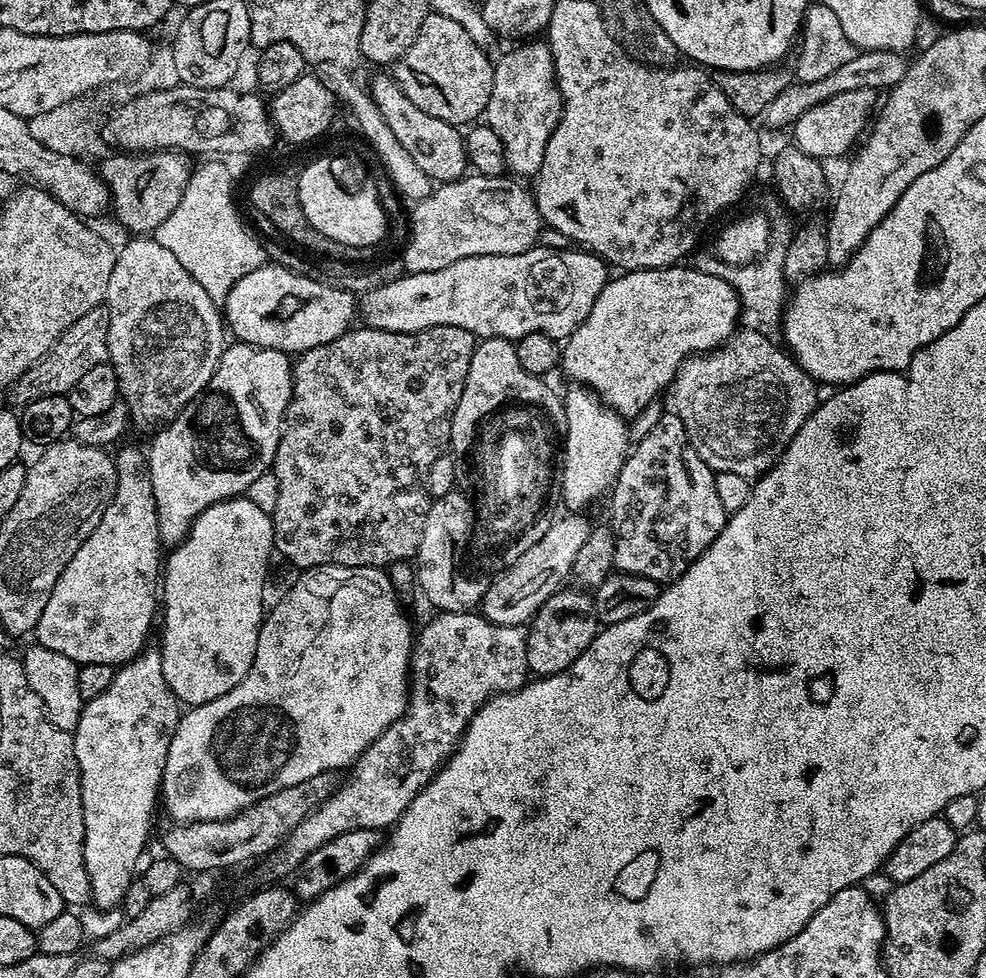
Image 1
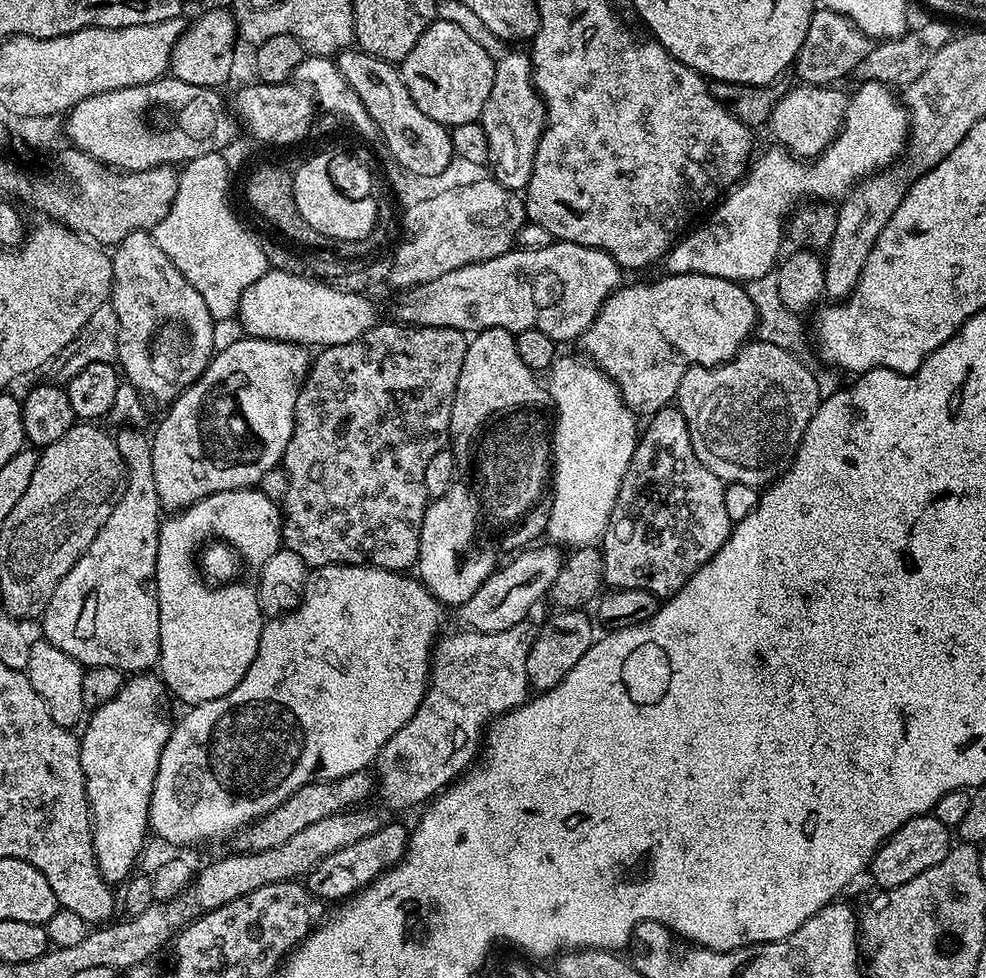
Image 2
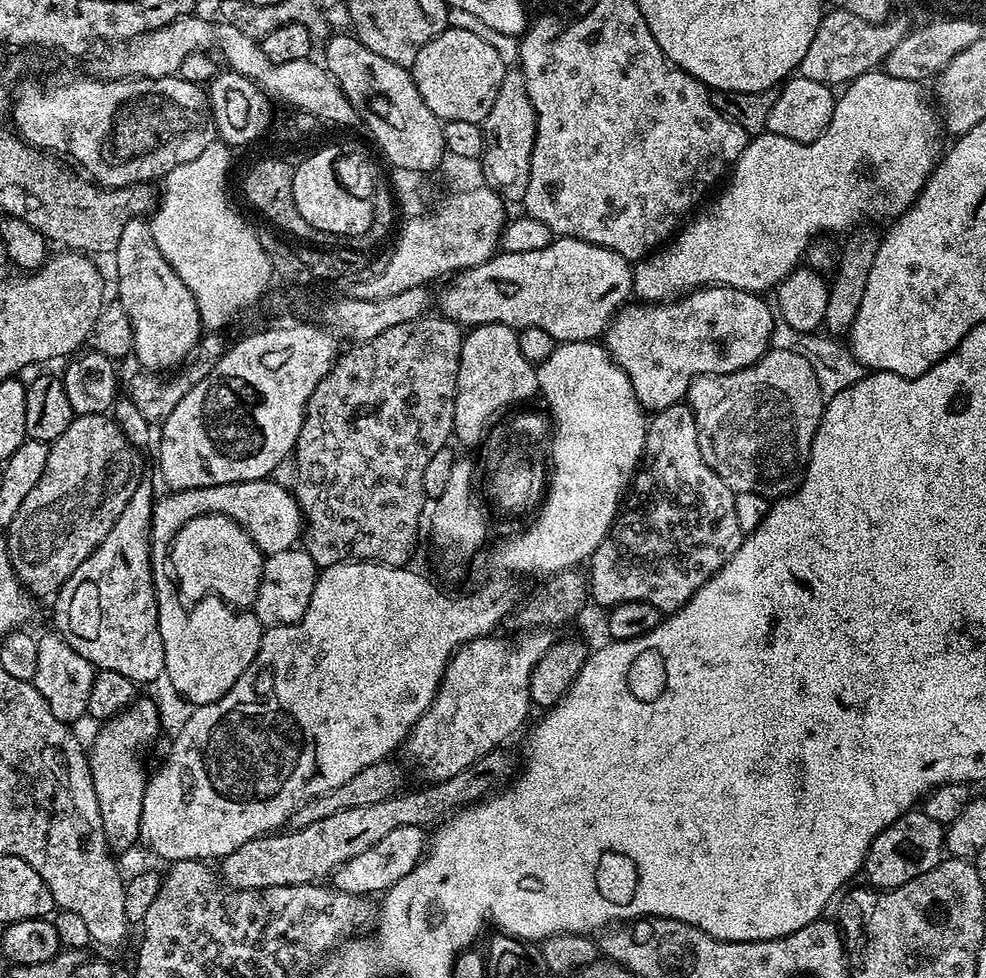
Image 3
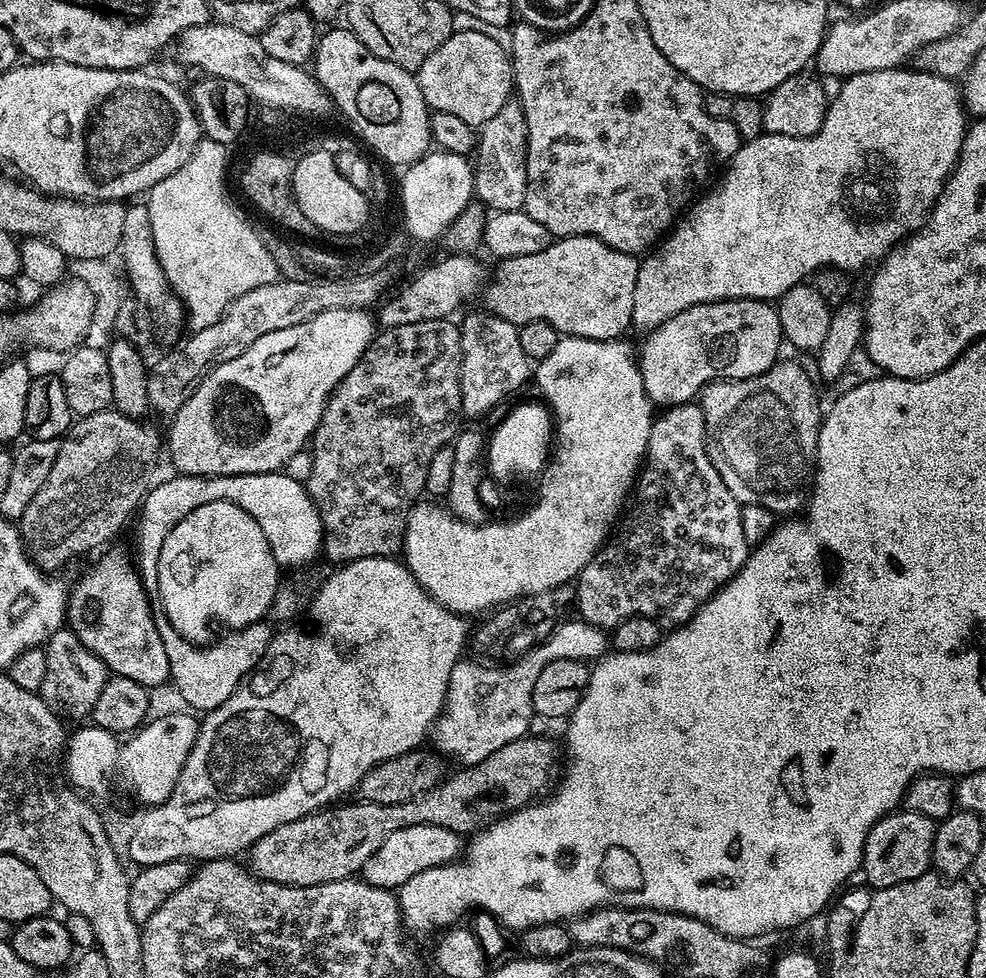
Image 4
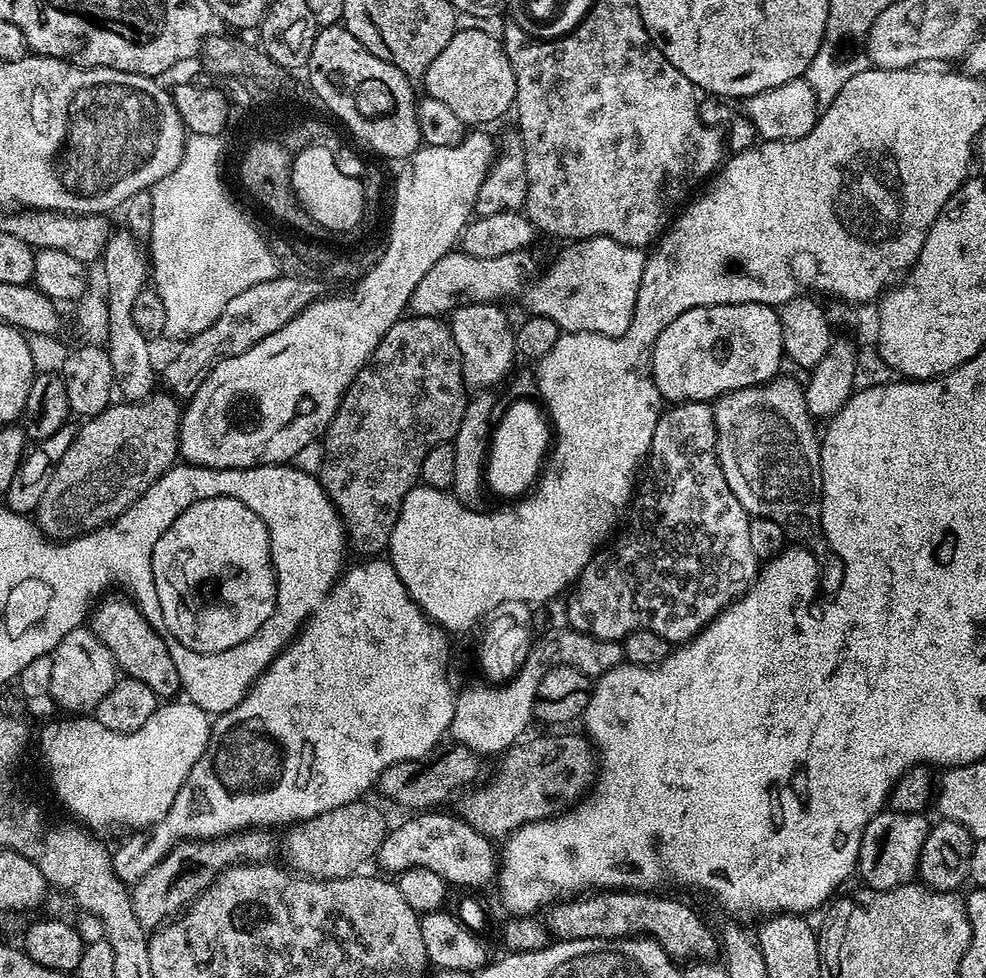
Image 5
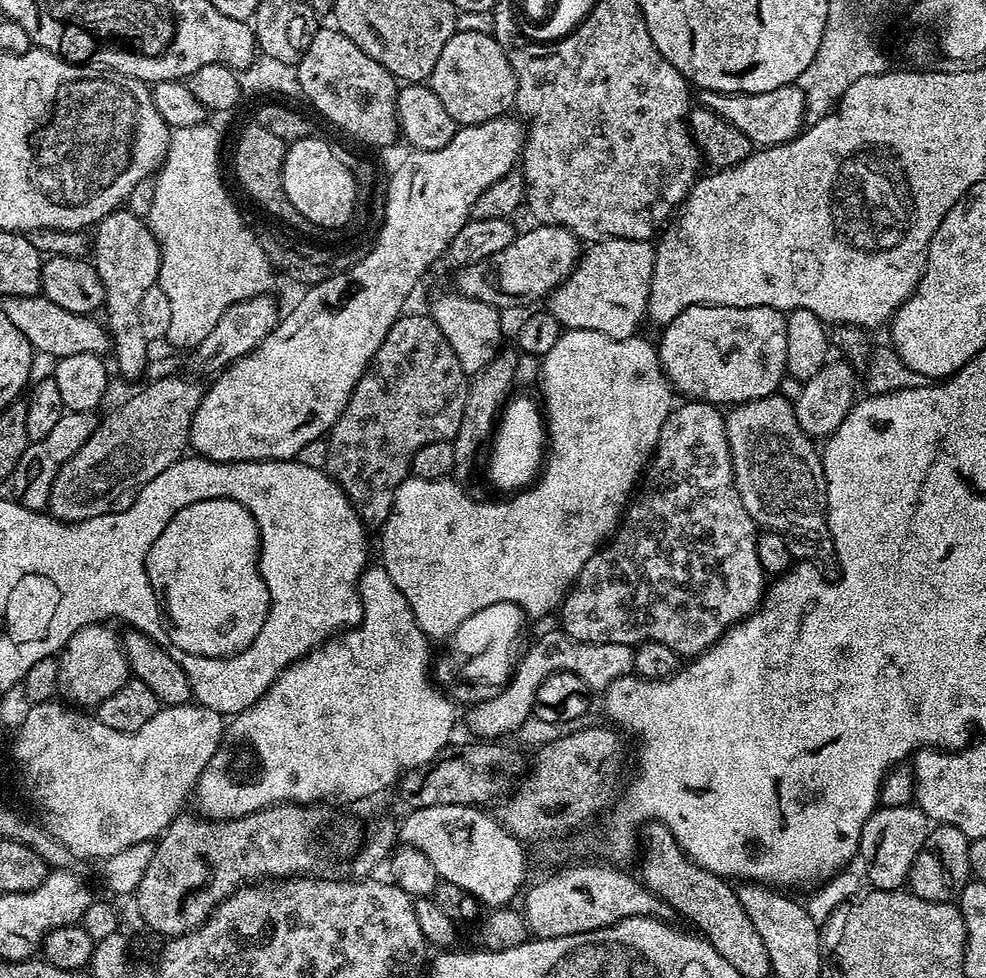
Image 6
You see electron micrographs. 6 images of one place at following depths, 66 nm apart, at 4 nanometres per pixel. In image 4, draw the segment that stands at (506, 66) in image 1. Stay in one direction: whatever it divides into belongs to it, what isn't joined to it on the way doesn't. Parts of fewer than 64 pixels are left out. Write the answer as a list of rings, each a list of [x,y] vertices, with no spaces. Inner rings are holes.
[[[510,102],[490,118],[478,132],[478,147],[474,153],[476,186],[474,196],[492,212],[518,212],[526,198],[526,118],[518,102]]]

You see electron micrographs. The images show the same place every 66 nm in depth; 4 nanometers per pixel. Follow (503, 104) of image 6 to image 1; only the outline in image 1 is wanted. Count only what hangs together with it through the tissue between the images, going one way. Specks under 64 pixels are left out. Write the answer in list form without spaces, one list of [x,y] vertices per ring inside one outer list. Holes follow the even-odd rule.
[[[429,11],[422,30],[418,30],[418,38],[414,38],[414,46],[396,61],[394,75],[402,94],[418,110],[426,110],[426,114],[434,114],[434,118],[442,118],[447,124],[468,126],[488,111],[490,90],[494,86],[494,60],[454,18],[442,18],[442,14]]]

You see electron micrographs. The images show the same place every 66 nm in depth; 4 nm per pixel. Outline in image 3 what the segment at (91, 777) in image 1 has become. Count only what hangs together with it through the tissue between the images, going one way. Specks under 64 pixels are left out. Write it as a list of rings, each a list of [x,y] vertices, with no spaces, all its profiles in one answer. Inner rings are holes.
[[[137,698],[123,708],[117,716],[103,721],[99,725],[100,733],[92,740],[92,748],[88,752],[88,765],[92,771],[94,790],[98,794],[98,810],[102,814],[102,826],[111,839],[120,844],[136,844],[140,839],[140,819],[142,818],[142,798],[144,787],[147,786],[149,777],[144,776],[144,764],[140,761],[140,751],[155,738],[160,732],[160,712],[152,700]]]

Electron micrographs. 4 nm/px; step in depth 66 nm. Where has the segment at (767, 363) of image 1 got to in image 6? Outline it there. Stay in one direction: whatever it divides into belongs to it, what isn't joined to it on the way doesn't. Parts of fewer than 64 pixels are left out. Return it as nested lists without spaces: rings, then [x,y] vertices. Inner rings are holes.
[[[773,394],[766,398],[758,398],[751,400],[745,404],[737,404],[724,417],[724,425],[726,426],[726,438],[730,446],[730,458],[732,459],[732,469],[734,470],[734,478],[738,486],[738,494],[742,498],[742,506],[746,506],[746,510],[750,514],[750,518],[761,529],[770,532],[783,532],[790,546],[790,554],[800,562],[820,562],[823,556],[831,557],[834,549],[832,547],[832,531],[828,528],[828,487],[824,481],[824,462],[821,453],[816,448],[813,441],[802,430],[802,426],[798,426],[798,418],[796,417],[796,409],[791,399],[780,396],[781,394]]]

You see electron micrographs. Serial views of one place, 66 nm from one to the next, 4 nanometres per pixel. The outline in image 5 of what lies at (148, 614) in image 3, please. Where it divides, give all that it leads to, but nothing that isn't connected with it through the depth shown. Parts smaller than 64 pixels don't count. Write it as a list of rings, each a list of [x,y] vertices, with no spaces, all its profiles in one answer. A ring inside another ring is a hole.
[[[105,595],[91,609],[92,633],[112,651],[117,669],[124,676],[133,676],[138,682],[146,682],[146,686],[150,686],[158,698],[175,697],[182,685],[178,678],[178,666],[174,666],[174,658],[170,658],[170,650],[166,650],[166,642],[162,642],[154,626],[150,626],[140,613],[140,607],[132,603],[127,595],[112,595]]]

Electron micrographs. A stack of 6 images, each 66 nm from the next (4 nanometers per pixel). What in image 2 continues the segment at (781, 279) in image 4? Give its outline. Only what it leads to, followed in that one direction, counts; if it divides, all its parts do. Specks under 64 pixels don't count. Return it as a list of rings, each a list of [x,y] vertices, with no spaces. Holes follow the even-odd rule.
[[[865,80],[859,87],[856,93],[848,96],[844,122],[826,151],[815,158],[797,158],[779,146],[771,146],[772,148],[766,149],[761,156],[759,153],[751,161],[743,180],[715,205],[711,213],[712,221],[702,225],[701,228],[693,227],[691,231],[681,236],[664,257],[663,267],[668,267],[665,269],[673,276],[710,274],[737,282],[747,282],[767,276],[777,267],[781,259],[786,221],[794,205],[804,200],[803,196],[813,196],[811,199],[816,202],[828,202],[833,199],[831,196],[840,198],[851,192],[854,185],[865,176],[873,176],[876,172],[893,167],[908,143],[908,112],[898,99],[897,93],[888,85]]]

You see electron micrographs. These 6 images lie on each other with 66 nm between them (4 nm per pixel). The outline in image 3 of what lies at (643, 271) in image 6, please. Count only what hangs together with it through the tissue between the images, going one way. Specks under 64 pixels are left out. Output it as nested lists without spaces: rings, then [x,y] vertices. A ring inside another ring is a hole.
[[[556,238],[553,239],[552,243],[547,244],[543,250],[526,250],[522,254],[501,251],[499,254],[495,254],[489,258],[488,261],[482,262],[481,265],[455,273],[447,283],[449,284],[445,286],[444,293],[438,296],[438,304],[444,307],[441,308],[444,317],[446,317],[447,320],[452,320],[455,324],[461,326],[505,324],[517,330],[529,328],[530,326],[538,326],[542,330],[546,330],[546,334],[550,334],[558,342],[567,342],[569,340],[595,341],[597,338],[603,337],[604,333],[608,331],[608,326],[612,322],[613,315],[629,303],[630,297],[634,292],[634,268],[626,258],[622,258],[622,254],[618,254],[609,248],[603,248],[597,244],[582,242],[581,240]]]

